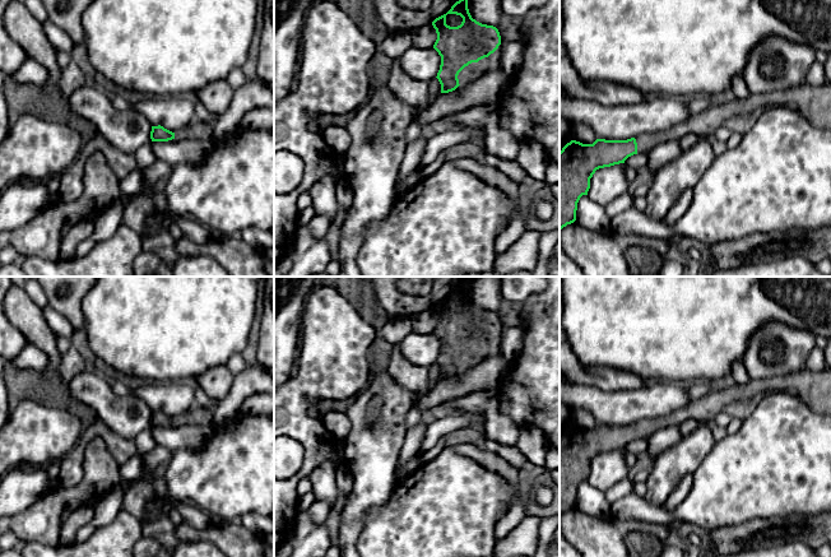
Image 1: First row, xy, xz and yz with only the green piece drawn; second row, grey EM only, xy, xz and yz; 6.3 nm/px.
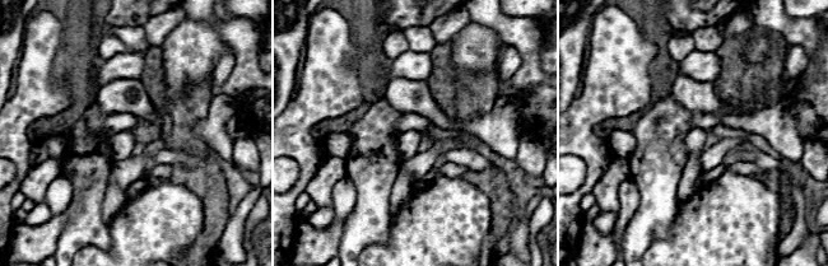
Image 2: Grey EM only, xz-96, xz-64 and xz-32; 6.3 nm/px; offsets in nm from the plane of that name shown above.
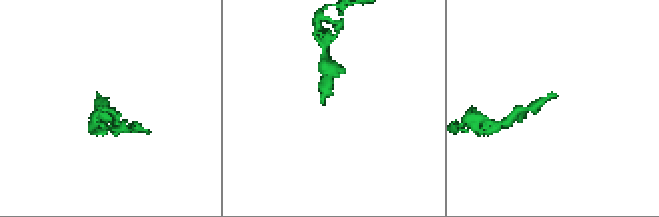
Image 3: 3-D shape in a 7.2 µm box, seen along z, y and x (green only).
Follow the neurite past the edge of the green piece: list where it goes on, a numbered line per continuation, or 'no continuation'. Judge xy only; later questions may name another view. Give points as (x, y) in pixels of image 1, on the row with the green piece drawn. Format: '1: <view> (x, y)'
1: xy (191, 131)

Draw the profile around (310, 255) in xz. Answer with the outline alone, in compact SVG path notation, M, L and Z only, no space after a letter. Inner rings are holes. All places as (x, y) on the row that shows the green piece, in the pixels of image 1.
M298 226L289 257L293 266L287 277L311 277L325 271L331 260L325 238L314 237L308 226Z

